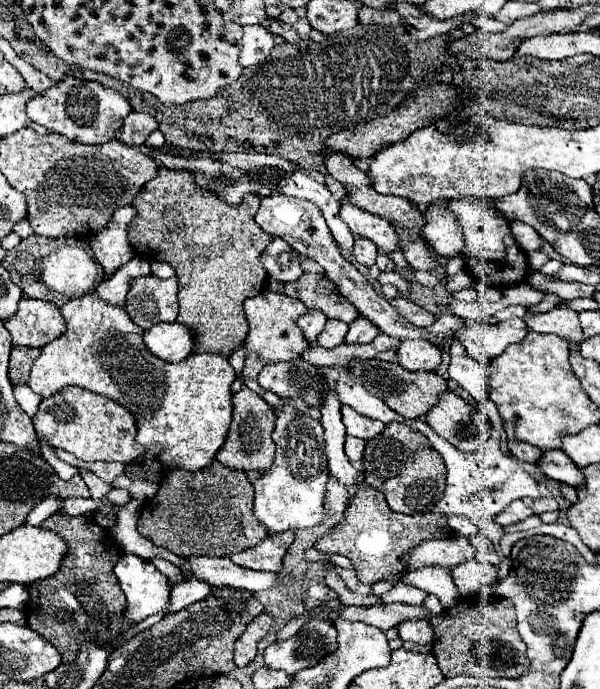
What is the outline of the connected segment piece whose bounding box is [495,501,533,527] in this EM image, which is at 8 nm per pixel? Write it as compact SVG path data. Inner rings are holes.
M515 501L507 507L507 511L503 511L501 515L495 517L495 521L501 525L501 527L507 527L507 525L513 525L513 523L519 523L527 517L531 517L533 511L523 503L523 501Z

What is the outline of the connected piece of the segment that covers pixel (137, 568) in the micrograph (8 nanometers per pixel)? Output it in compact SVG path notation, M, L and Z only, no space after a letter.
M121 555L121 559L115 565L115 575L119 579L119 585L127 597L127 607L125 607L125 619L129 619L131 623L139 623L145 617L157 613L157 611L165 611L169 609L169 601L171 601L171 581L167 579L167 575L163 575L161 571L157 571L157 567L153 563L149 563L143 557L137 555Z

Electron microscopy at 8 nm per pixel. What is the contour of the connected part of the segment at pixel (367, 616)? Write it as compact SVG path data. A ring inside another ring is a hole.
M373 605L373 607L337 607L337 617L347 621L363 621L369 625L379 627L381 631L387 631L389 627L399 625L407 619L427 619L425 607L411 607L411 605Z

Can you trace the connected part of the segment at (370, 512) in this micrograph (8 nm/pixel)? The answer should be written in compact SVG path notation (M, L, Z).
M361 481L355 485L355 495L347 503L343 513L343 521L337 523L329 533L325 533L319 541L315 541L315 549L327 555L345 555L353 561L355 571L363 583L373 585L385 573L397 573L403 569L401 557L415 545L427 539L447 539L453 535L447 525L447 517L443 513L415 513L403 515L389 509L383 493Z

